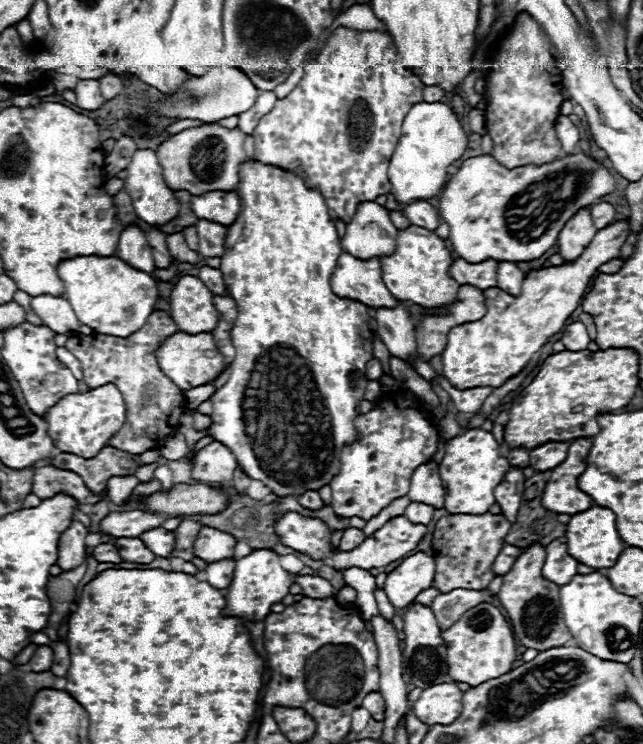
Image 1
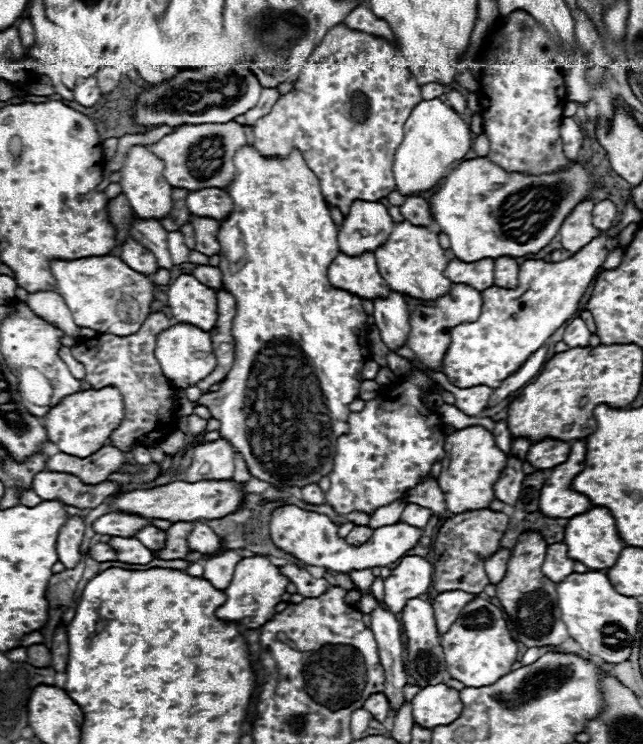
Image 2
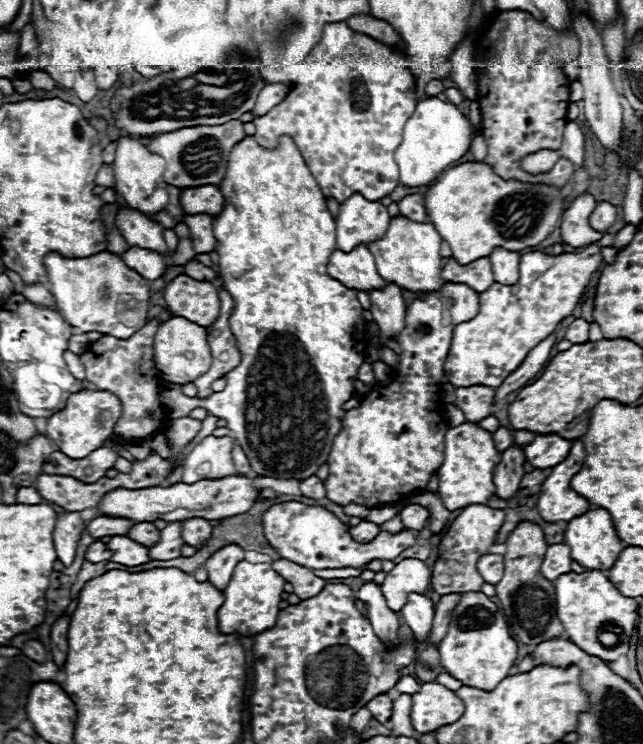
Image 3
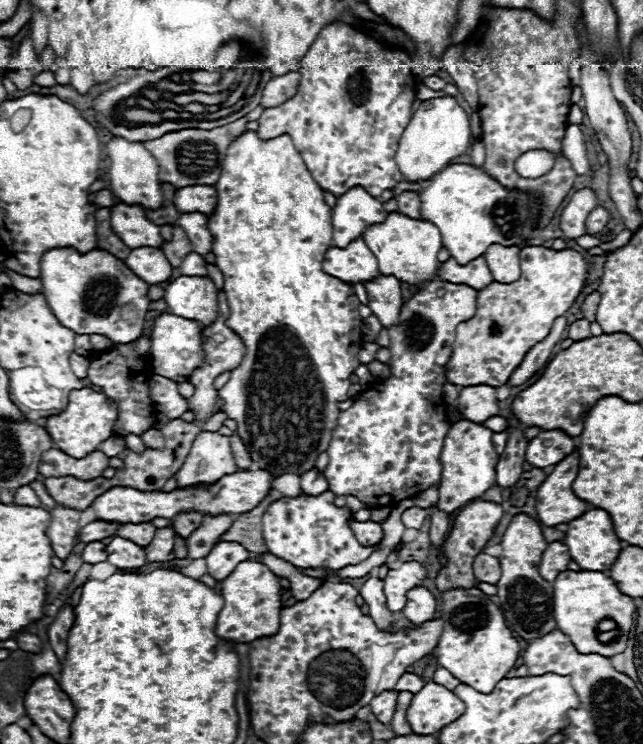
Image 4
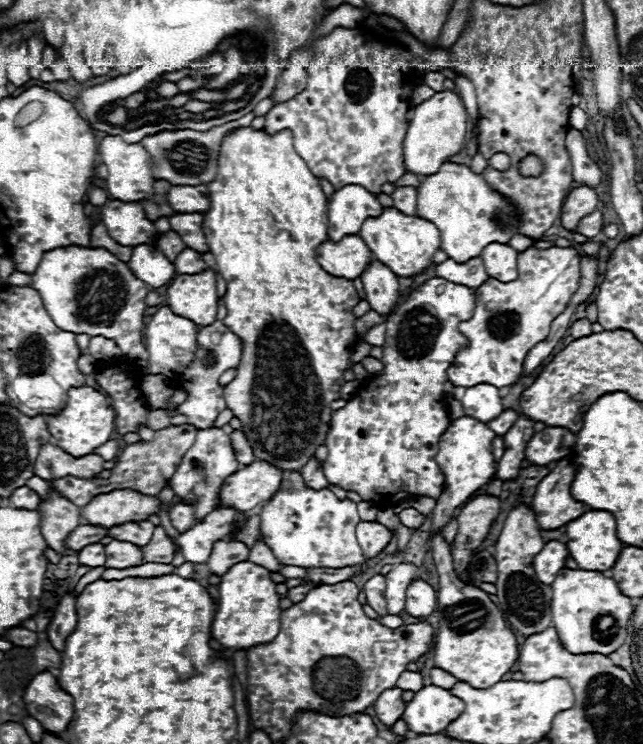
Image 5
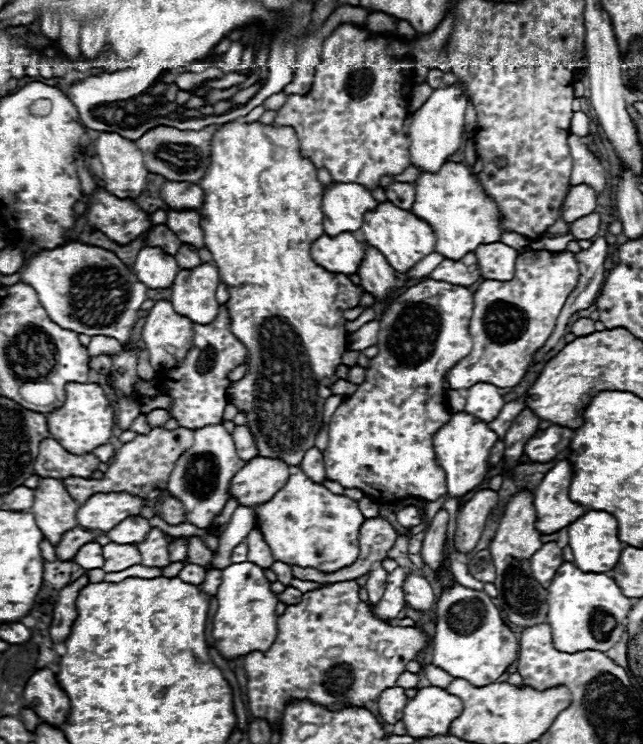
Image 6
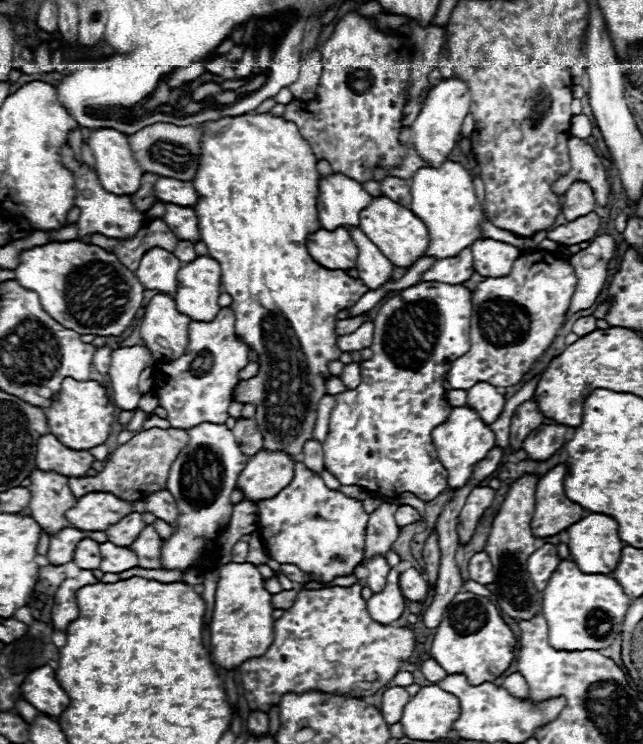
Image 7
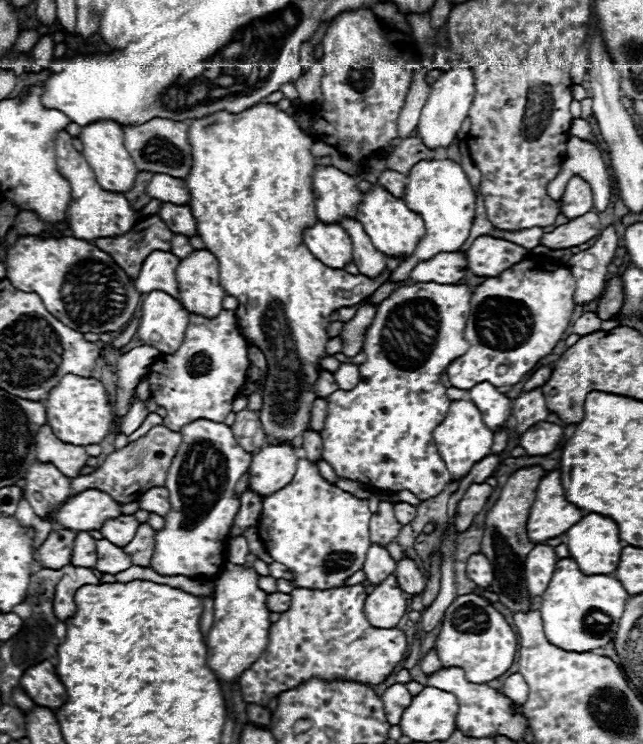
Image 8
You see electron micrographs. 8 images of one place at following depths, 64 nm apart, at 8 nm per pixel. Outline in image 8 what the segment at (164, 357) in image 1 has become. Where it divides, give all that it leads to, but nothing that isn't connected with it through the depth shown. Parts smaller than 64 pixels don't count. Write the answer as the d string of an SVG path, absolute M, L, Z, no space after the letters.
M152 290L140 306L138 338L162 354L172 354L184 340L188 312L182 304L162 290Z

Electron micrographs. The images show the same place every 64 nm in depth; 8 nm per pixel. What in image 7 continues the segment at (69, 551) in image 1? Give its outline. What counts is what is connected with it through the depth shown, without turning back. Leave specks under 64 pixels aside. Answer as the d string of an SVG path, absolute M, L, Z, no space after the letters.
M38 470L30 472L30 510L32 518L46 528L48 534L56 534L66 528L66 518L62 514L74 506L76 496L68 488L68 478L54 470Z

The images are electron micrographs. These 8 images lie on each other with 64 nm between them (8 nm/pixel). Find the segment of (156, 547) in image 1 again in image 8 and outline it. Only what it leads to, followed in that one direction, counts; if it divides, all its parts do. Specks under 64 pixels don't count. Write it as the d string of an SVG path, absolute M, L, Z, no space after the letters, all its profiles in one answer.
M118 516L118 518L108 518L102 528L100 528L100 534L110 540L112 544L116 546L126 546L134 534L136 534L136 528L138 528L140 522L136 522L134 516Z

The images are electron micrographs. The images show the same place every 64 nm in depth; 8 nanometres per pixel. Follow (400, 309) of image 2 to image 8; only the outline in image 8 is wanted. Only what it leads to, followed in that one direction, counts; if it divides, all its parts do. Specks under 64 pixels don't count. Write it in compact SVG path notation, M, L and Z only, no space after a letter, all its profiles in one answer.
M342 218L340 226L348 232L352 240L352 258L360 268L360 274L370 278L378 276L386 268L386 256L372 246L370 236L364 232L362 224L354 218Z

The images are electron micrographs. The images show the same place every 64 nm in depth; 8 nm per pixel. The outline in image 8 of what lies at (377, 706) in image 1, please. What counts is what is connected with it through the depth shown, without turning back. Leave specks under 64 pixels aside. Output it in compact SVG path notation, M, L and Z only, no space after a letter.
M394 684L394 686L386 688L386 692L382 694L382 702L384 702L388 724L394 726L394 724L400 722L406 706L410 706L412 696L410 696L410 692L406 690L404 684Z

